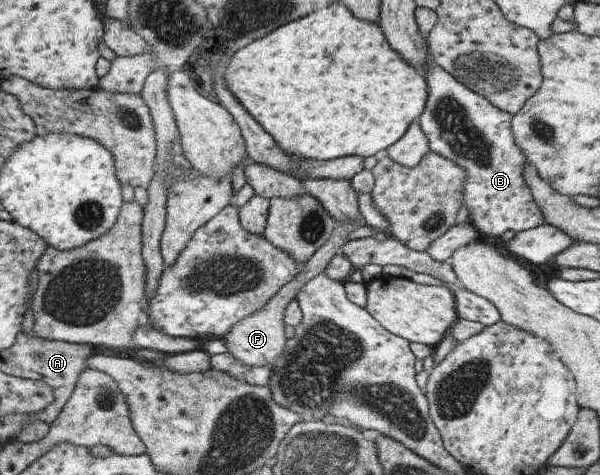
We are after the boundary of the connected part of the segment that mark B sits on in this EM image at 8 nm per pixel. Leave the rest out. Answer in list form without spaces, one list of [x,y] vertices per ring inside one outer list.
[[[426,52],[426,64],[421,72],[427,83],[427,96],[424,109],[417,117],[419,128],[425,133],[429,150],[452,160],[466,170],[466,179],[463,182],[463,199],[461,206],[467,208],[467,219],[478,233],[487,236],[501,236],[505,231],[521,232],[529,228],[545,225],[539,207],[533,203],[529,187],[522,179],[522,166],[527,161],[524,154],[517,148],[512,137],[510,120],[512,115],[493,106],[483,96],[477,96],[472,89],[457,81],[455,77],[445,72],[435,64]]]

